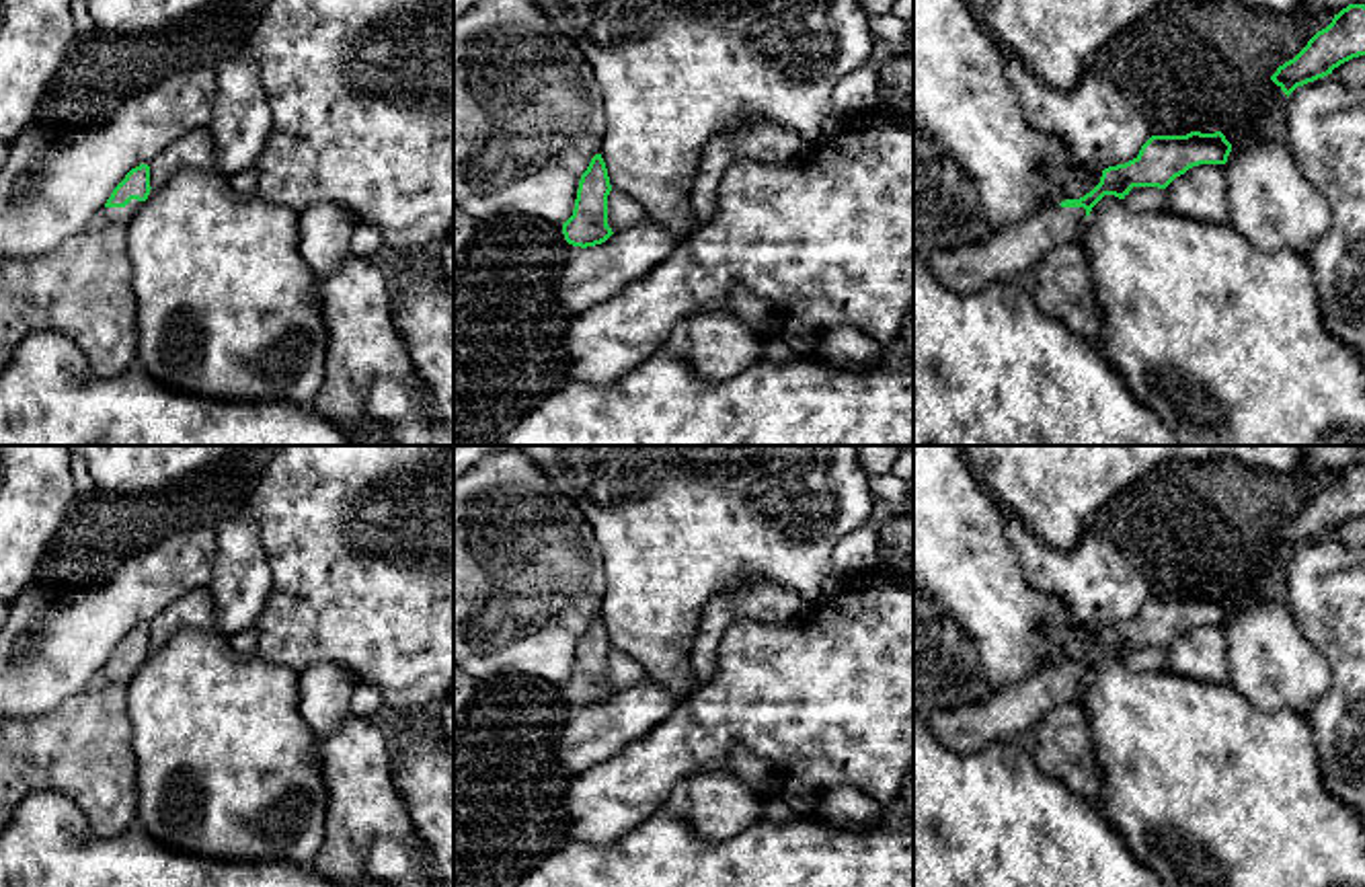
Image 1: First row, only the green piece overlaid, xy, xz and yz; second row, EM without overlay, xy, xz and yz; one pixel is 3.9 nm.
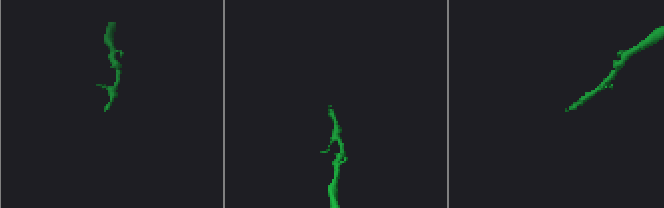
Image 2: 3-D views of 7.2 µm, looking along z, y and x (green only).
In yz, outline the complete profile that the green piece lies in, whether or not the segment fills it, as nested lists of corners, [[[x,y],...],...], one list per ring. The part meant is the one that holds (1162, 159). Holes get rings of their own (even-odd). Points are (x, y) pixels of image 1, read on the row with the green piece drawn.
[[[1221,131],[1152,136],[1133,160],[1104,168],[1100,183],[1084,197],[1049,205],[981,242],[936,250],[924,261],[936,279],[957,294],[1016,283],[1024,271],[1037,269],[1047,253],[1076,242],[1104,195],[1125,199],[1133,187],[1166,189],[1193,166],[1225,164],[1230,152],[1232,144]]]

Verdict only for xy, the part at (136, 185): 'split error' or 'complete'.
split error

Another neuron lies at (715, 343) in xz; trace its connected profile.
[[[729,306],[696,312],[679,320],[665,349],[679,355],[708,382],[733,378],[757,361],[768,329],[741,322]]]

